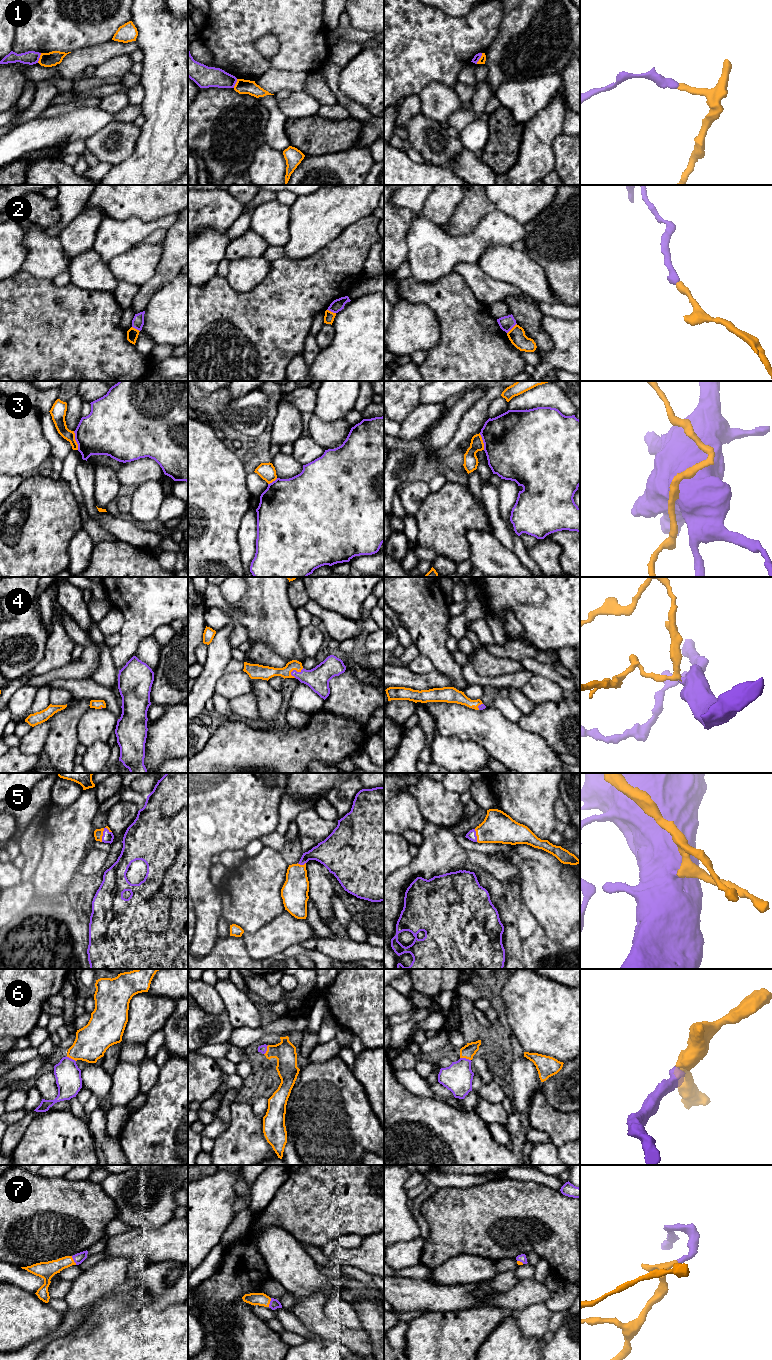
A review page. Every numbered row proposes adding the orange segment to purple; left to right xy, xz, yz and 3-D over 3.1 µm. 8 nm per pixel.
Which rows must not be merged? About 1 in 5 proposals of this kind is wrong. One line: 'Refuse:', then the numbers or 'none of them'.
Refuse: 1, 2

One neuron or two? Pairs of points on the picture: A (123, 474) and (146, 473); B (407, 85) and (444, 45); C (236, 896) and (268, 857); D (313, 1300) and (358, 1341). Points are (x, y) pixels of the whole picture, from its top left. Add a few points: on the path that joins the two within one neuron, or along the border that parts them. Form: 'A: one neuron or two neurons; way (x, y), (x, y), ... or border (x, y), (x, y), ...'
A: one neuron; way (129, 473), (140, 473)
B: one neuron; way (414, 75), (434, 55)
C: one neuron; way (246, 886), (265, 867)
D: one neuron; way (316, 1314), (333, 1331), (344, 1334)

